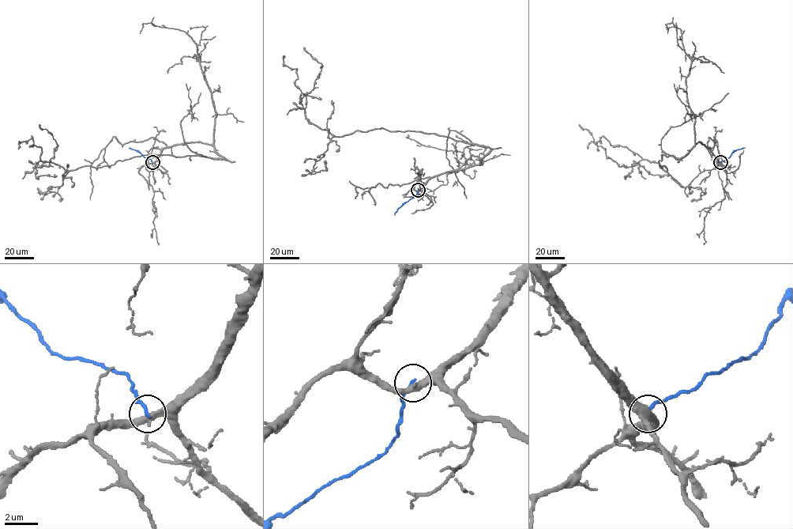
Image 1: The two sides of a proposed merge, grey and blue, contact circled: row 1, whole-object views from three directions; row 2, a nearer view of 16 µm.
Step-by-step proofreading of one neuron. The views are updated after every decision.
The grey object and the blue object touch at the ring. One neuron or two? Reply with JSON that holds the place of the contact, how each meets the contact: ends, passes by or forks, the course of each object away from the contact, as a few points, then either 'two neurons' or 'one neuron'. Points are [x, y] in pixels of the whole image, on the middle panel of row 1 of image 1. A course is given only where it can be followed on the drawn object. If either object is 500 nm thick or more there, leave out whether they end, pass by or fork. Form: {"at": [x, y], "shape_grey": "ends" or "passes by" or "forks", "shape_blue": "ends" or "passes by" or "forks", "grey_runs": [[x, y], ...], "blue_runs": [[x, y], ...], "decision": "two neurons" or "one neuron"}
{"at": [418, 190], "shape_grey": "passes by", "shape_blue": "ends", "grey_runs": [[418, 190], [477, 165], [490, 148], [382, 128], [332, 136], [299, 100], [322, 66], [303, 47]], "blue_runs": [[418, 190], [415, 196], [404, 203], [394, 215]], "decision": "two neurons"}

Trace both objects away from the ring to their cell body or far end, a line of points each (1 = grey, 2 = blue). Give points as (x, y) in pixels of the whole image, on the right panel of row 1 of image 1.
1: (720, 163), (698, 142), (681, 158), (662, 155), (659, 164), (666, 171), (647, 160), (619, 167), (578, 124)
2: (720, 163), (733, 152), (745, 148)

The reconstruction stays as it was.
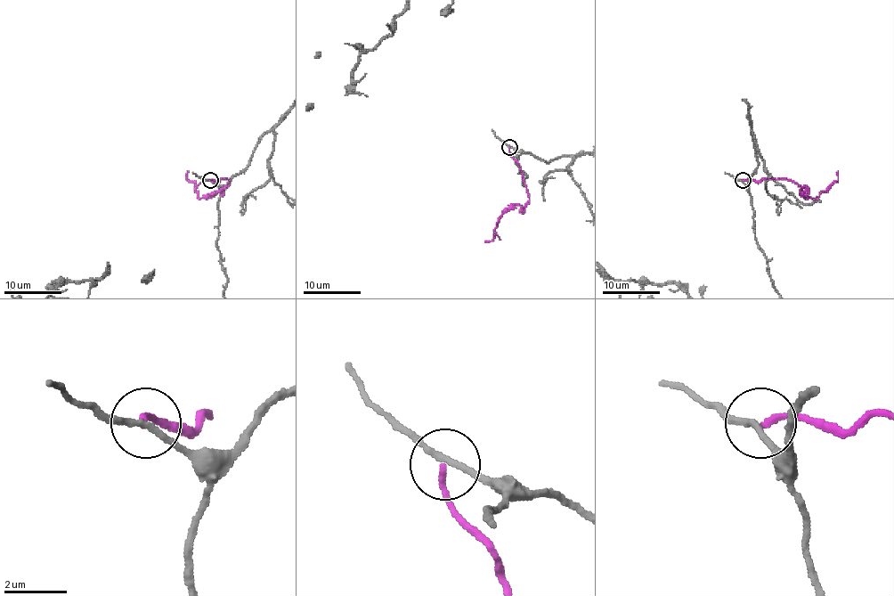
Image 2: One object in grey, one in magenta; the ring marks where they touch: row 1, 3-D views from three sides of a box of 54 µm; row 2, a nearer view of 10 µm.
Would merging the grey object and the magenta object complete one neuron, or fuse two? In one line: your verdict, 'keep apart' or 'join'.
keep apart

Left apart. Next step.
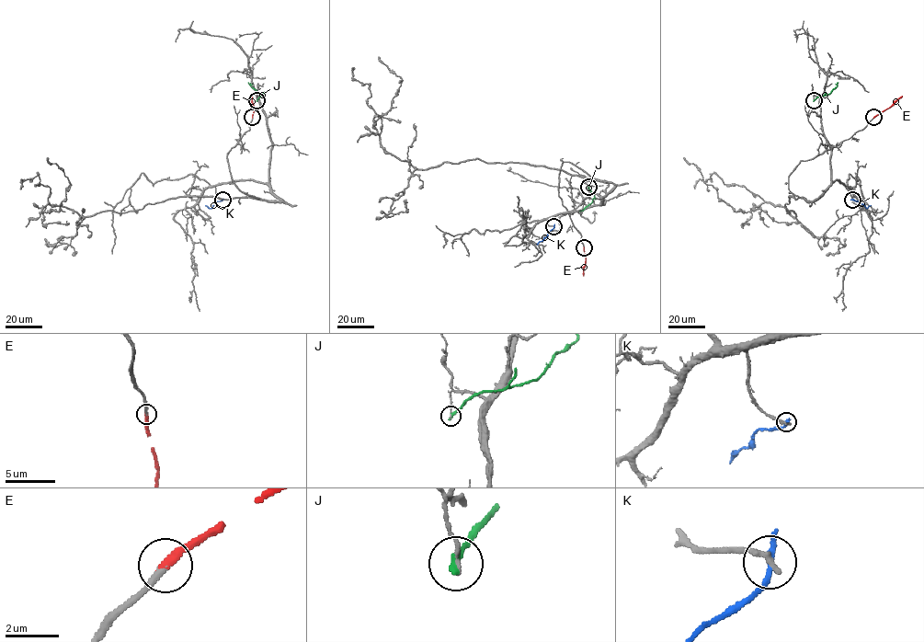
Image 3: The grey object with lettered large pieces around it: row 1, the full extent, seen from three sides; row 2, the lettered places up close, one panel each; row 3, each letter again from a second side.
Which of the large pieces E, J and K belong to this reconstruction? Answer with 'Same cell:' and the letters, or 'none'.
Same cell: E

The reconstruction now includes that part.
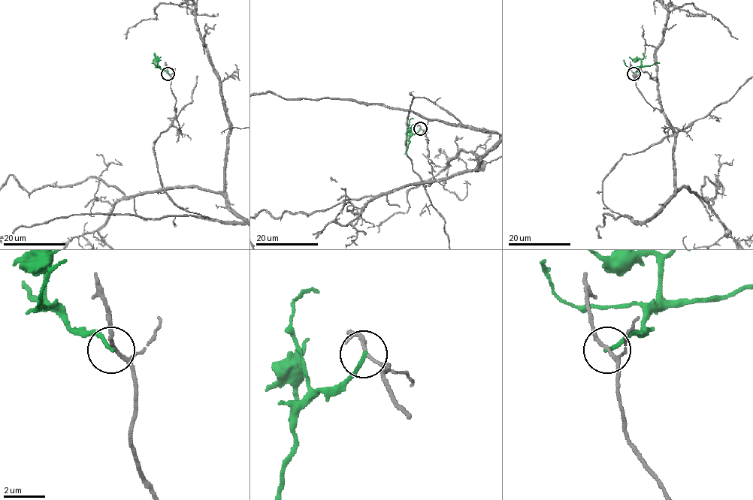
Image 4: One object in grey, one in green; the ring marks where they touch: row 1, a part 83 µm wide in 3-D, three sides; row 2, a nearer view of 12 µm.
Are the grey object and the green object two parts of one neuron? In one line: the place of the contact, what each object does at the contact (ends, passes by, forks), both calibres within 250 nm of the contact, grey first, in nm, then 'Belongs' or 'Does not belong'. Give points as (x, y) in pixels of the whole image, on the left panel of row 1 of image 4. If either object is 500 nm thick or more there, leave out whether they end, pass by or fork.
Place: (167, 73). At the ring grey forks. At the ring green ends. Thickness 110 nm (grey) against 190 nm. Does not belong

